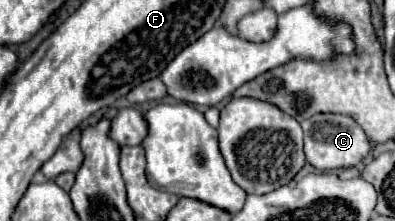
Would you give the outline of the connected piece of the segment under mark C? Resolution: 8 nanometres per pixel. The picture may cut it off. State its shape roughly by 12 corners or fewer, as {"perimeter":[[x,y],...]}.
{"perimeter":[[342,114],[302,122],[306,160],[352,168],[370,154],[362,126]]}

